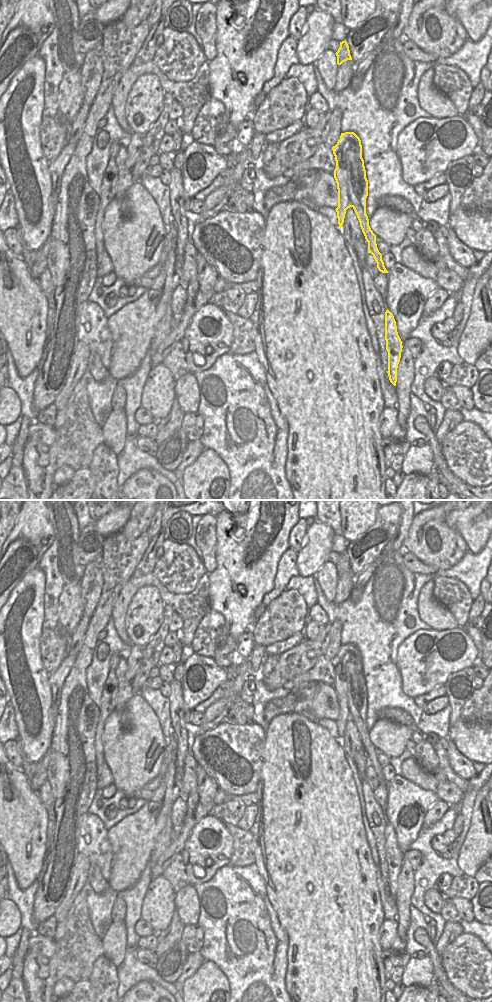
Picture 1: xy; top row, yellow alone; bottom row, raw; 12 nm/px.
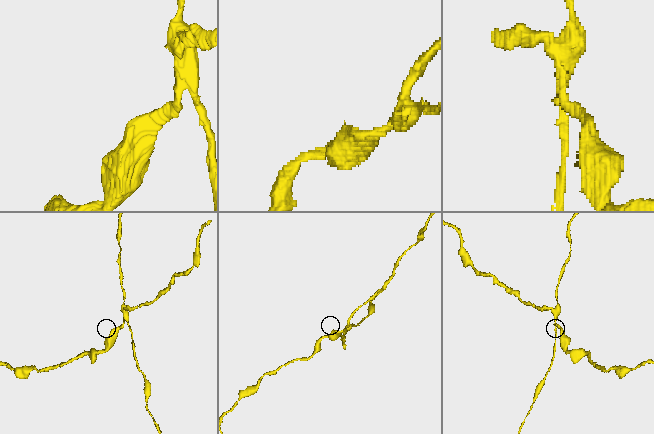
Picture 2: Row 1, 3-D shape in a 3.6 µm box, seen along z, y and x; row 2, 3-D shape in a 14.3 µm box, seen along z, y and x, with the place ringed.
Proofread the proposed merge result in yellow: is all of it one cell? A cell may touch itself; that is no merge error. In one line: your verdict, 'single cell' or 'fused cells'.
fused cells

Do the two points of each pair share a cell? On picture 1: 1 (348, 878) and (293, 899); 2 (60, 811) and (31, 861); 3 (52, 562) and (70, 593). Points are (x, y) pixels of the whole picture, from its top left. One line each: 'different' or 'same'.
1: same
2: different
3: different

